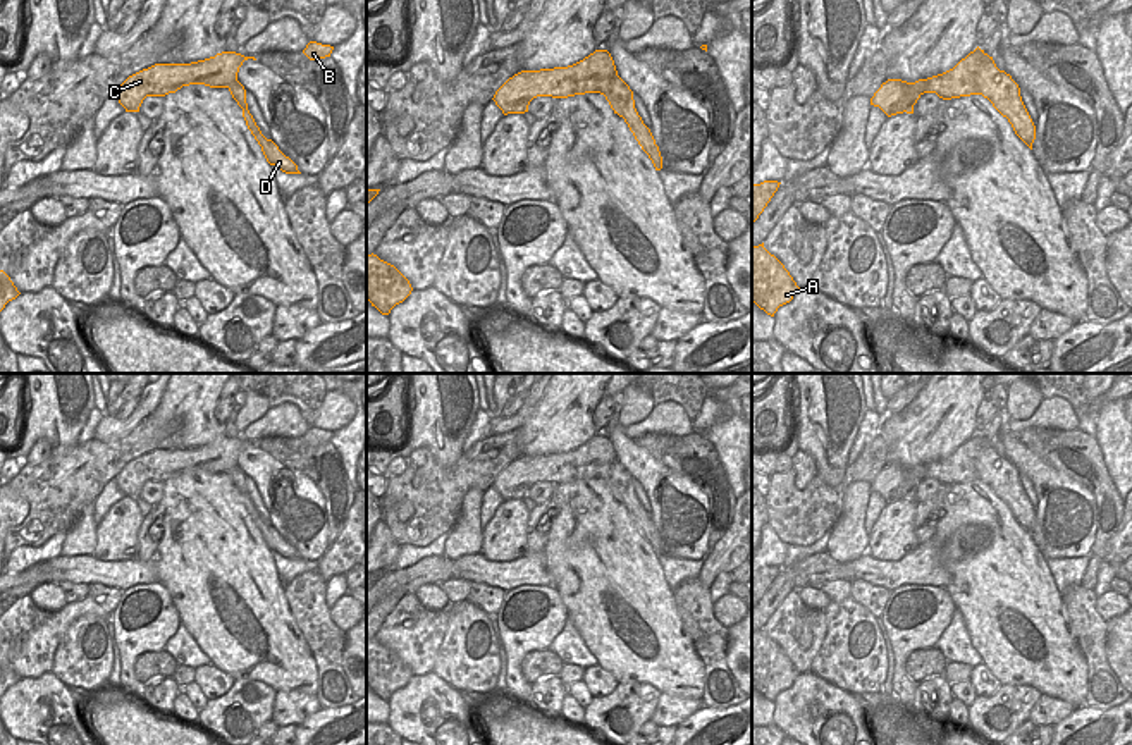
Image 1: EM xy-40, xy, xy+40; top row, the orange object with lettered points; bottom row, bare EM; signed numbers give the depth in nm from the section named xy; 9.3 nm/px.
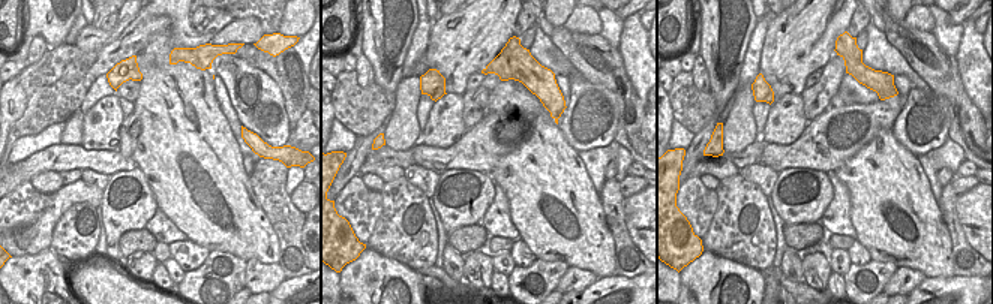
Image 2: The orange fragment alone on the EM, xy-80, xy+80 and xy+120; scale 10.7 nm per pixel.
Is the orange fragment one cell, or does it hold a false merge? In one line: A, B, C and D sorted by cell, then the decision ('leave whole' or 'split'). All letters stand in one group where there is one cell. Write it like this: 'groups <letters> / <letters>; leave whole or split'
groups A B C / D; split

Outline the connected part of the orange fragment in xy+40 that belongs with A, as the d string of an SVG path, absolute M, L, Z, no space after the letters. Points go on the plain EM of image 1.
M764 628L752 631L752 687L760 695L774 702L778 693L790 688L798 674L790 657L764 633Z

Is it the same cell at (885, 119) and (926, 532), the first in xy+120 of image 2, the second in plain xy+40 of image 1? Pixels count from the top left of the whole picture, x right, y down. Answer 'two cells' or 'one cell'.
two cells

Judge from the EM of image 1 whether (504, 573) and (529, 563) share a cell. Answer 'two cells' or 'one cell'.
one cell

